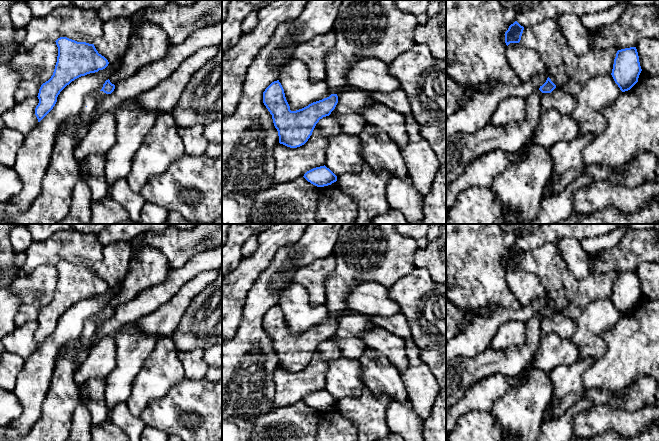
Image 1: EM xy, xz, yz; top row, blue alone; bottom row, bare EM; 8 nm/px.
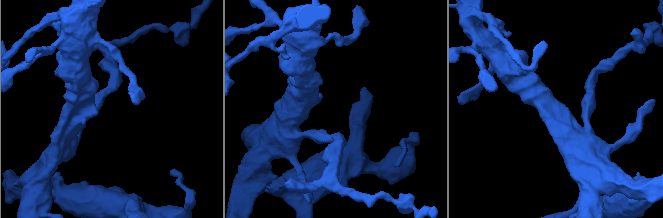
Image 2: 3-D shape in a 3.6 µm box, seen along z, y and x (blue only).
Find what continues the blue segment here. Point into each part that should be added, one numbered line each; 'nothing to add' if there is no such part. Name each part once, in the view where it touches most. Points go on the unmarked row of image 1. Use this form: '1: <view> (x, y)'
1: xz (345, 312)

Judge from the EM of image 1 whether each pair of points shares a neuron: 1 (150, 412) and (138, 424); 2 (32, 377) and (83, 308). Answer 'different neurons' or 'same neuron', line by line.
1: different neurons
2: same neuron

